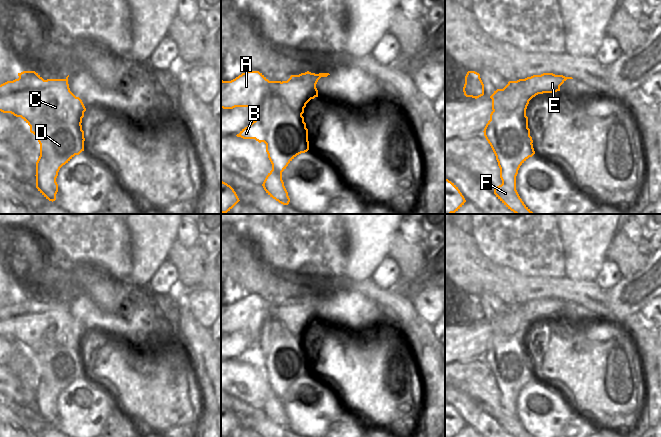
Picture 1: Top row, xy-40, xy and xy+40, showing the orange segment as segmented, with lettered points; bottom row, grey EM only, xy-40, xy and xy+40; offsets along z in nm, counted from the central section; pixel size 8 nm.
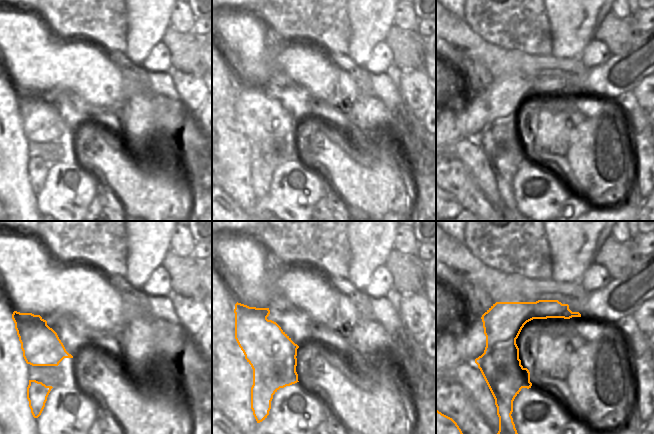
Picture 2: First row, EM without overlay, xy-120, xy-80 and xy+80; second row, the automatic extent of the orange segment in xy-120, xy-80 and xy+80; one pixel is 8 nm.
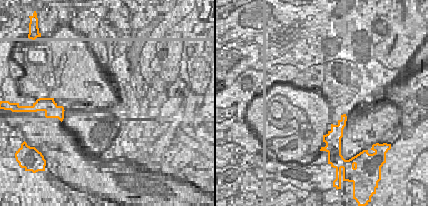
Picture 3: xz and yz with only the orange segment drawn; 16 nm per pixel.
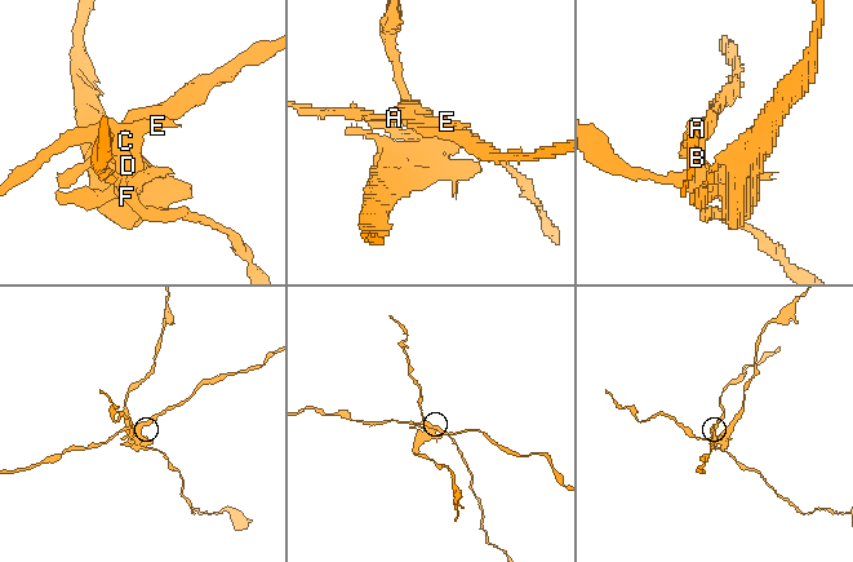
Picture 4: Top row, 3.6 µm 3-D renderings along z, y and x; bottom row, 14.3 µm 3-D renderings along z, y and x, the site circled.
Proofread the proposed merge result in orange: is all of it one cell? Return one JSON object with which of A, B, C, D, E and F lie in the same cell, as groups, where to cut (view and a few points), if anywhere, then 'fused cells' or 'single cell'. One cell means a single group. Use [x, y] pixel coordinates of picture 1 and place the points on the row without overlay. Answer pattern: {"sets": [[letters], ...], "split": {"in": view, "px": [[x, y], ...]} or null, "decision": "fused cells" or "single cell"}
{"sets": [["A", "B", "C", "D", "F"], ["E"]], "split": {"in": "xy", "px": [[271, 308], [284, 325], [288, 324], [294, 329], [305, 329]]}, "decision": "fused cells"}

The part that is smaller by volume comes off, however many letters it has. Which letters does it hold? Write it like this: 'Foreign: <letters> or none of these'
Foreign: E

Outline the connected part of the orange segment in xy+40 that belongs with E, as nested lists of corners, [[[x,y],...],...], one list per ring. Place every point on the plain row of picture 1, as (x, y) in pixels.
[[[543,297],[517,305],[509,305],[503,313],[497,313],[492,320],[493,335],[513,335],[524,329],[538,318],[555,317],[560,310],[572,301]]]

